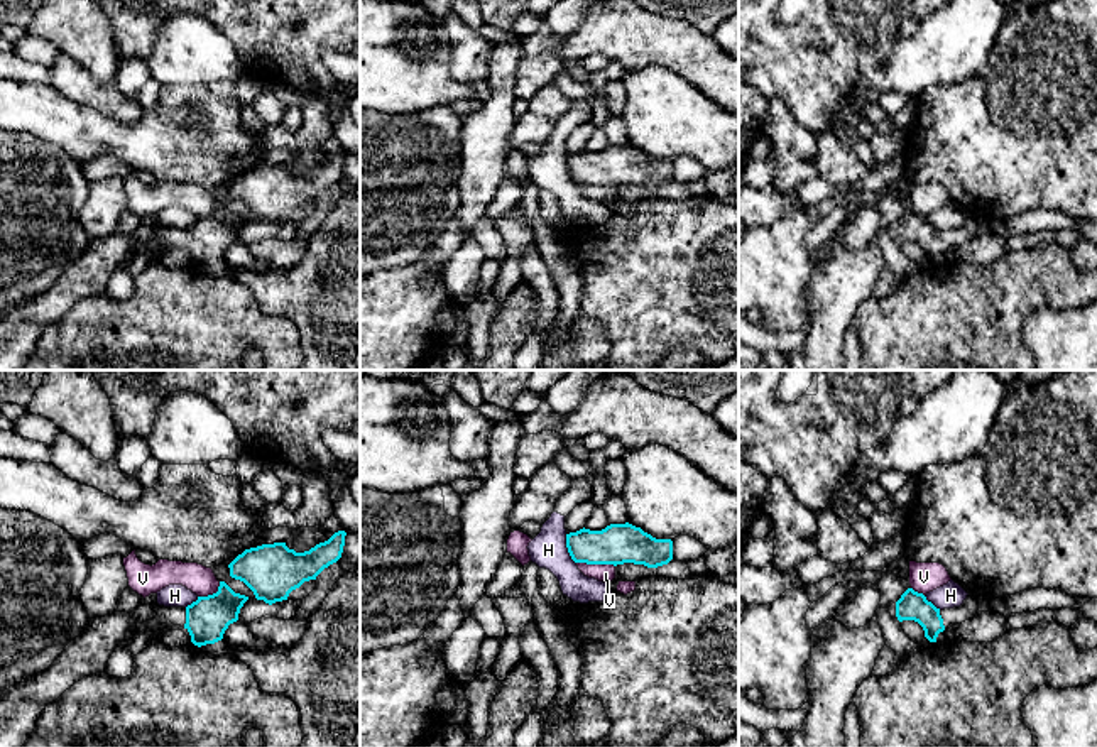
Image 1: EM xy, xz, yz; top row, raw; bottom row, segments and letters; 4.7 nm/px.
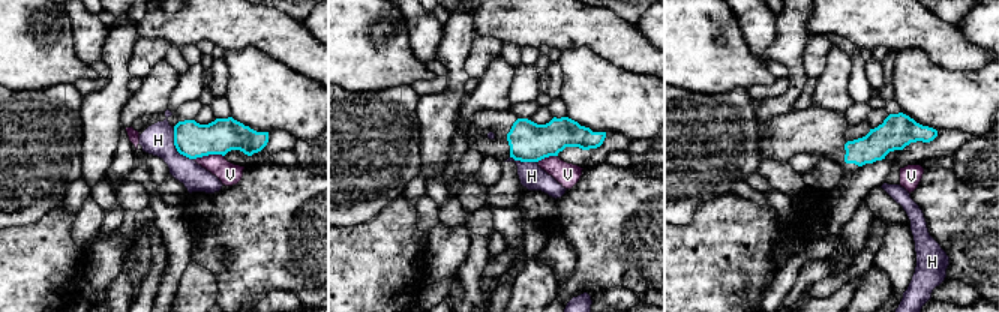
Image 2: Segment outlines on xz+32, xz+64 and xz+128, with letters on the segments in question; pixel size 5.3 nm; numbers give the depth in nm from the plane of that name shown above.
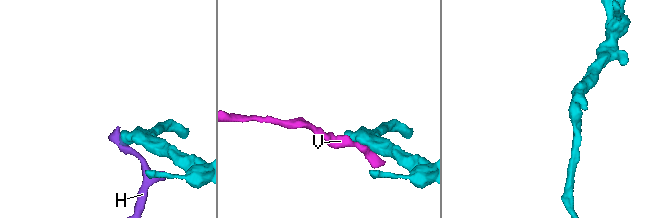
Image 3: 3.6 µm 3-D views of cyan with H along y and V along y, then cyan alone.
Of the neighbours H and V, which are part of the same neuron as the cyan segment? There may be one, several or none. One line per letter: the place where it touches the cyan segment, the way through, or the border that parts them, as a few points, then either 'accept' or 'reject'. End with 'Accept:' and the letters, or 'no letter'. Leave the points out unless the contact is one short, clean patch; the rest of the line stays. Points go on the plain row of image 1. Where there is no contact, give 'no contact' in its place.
H: xz (568, 171) | along xz (565, 156), (568, 176), (575, 185) | reject
V: xz (595, 185) | along xz (577, 183), (611, 185), (614, 188) | reject
Accept: no letter

